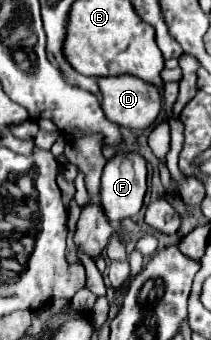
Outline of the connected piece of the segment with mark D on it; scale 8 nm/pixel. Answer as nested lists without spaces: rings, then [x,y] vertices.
[[[118,74],[118,76],[100,76],[96,78],[100,88],[100,106],[108,120],[112,120],[118,126],[134,128],[134,130],[146,130],[152,126],[162,110],[162,96],[160,90],[154,84],[148,84],[140,78],[134,78],[130,74]]]

